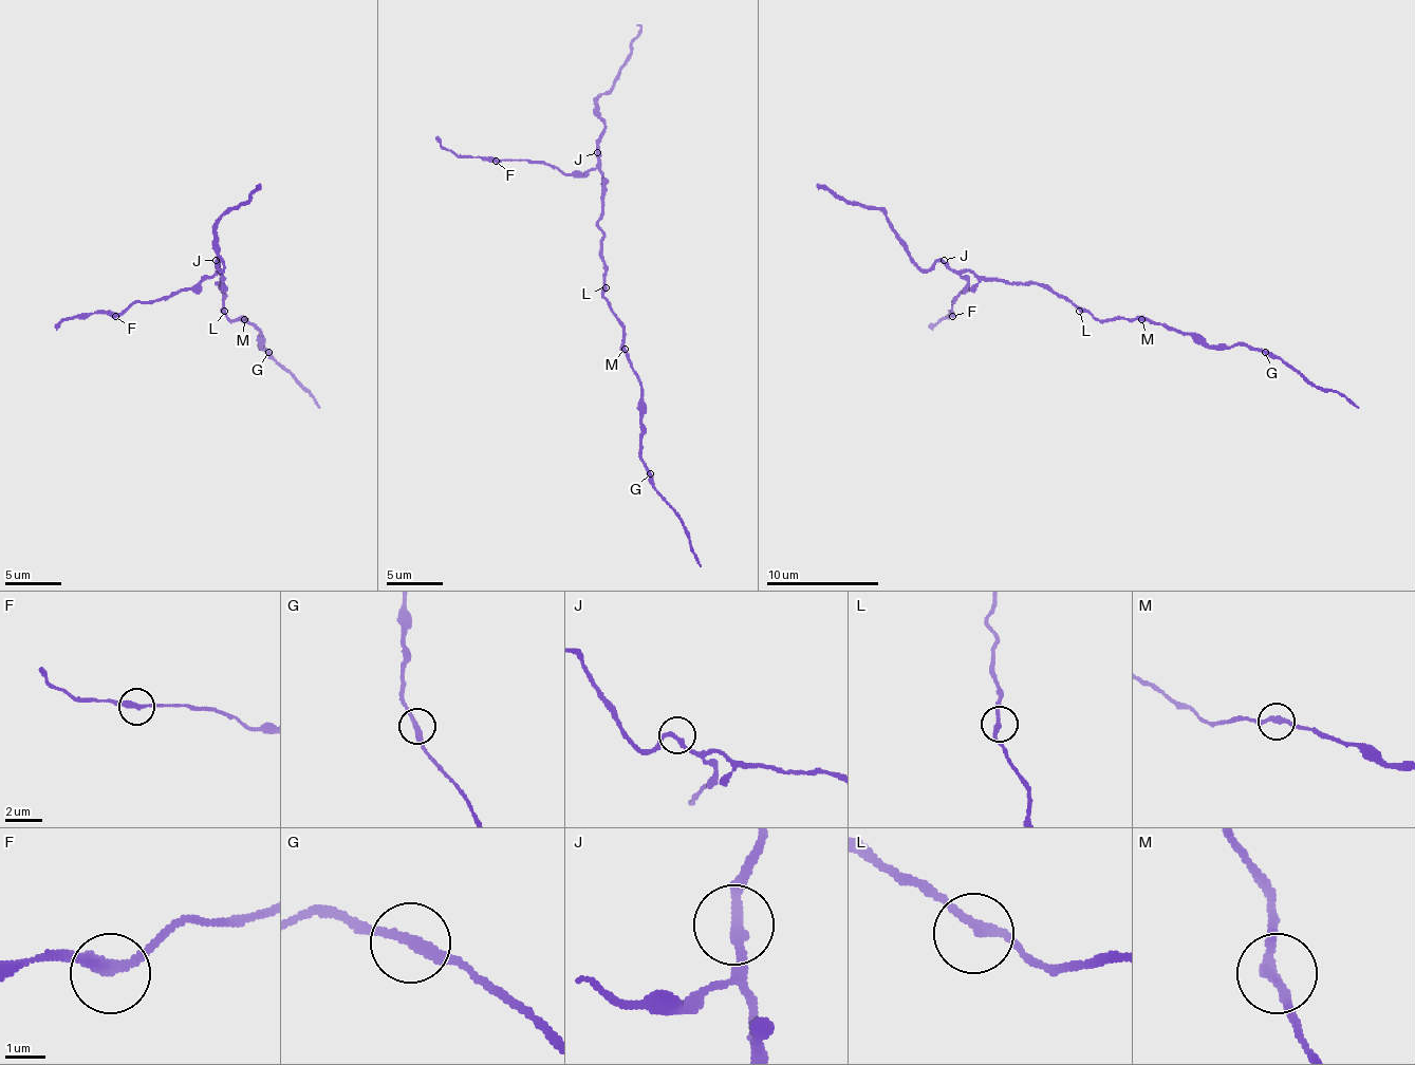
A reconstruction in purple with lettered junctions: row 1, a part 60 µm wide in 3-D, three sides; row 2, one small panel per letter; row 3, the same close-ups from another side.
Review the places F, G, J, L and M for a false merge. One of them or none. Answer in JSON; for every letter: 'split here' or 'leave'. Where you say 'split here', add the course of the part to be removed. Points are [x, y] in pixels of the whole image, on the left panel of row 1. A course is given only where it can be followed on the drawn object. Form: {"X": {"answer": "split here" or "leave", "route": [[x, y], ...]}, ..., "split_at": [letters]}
{"F": {"answer": "leave"}, "G": {"answer": "split here", "route": [[270, 353], [320, 407]]}, "J": {"answer": "leave"}, "L": {"answer": "leave"}, "M": {"answer": "leave"}, "split_at": ["G"]}

